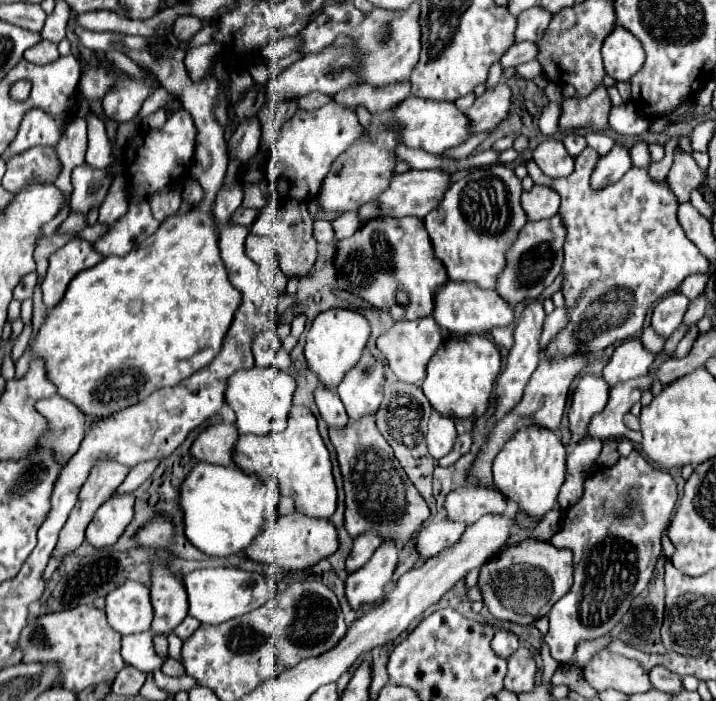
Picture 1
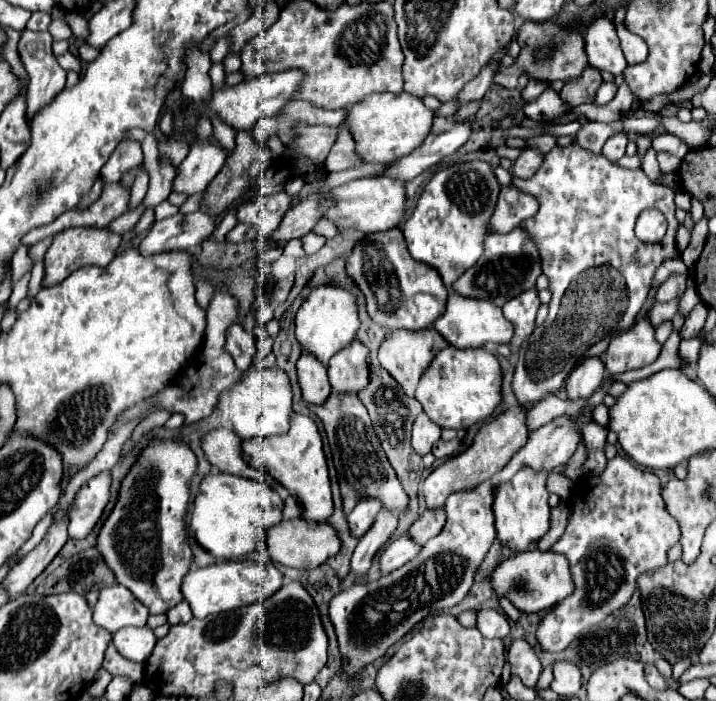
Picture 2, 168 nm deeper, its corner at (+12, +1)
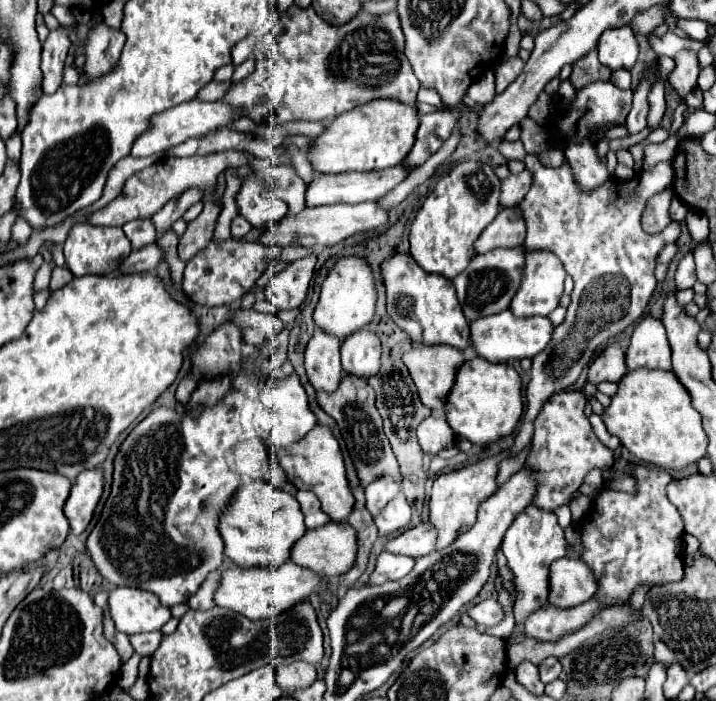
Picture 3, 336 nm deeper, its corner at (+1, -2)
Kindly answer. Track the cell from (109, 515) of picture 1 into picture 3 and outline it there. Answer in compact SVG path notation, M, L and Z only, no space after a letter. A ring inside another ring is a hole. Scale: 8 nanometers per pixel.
M89 469L87 473L79 473L79 477L75 479L71 487L71 497L67 499L67 505L63 509L75 535L81 535L91 523L95 507L103 495L103 485L103 469Z

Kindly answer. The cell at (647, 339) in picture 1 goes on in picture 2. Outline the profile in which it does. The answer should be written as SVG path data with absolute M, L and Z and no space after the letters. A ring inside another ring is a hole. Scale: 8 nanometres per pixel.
M674 298L672 302L664 302L664 304L656 304L654 308L652 308L652 312L650 312L650 322L654 324L654 326L658 326L660 322L664 322L664 320L672 320L674 316L676 316L676 312L678 312L678 304L680 304L680 298Z

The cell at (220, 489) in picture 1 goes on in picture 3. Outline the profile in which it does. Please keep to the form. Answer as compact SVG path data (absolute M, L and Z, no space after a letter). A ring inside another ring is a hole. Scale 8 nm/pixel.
M267 481L241 485L219 517L219 535L225 543L225 557L239 567L281 565L289 559L293 543L303 537L305 531L307 527L303 523L299 501Z

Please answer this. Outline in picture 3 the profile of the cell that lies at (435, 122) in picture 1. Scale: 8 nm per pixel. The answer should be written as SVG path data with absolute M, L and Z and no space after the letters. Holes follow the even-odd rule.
M395 99L369 101L329 123L323 135L315 139L313 149L309 151L309 161L319 173L373 171L399 165L415 145L419 121L421 117L415 105L405 105Z

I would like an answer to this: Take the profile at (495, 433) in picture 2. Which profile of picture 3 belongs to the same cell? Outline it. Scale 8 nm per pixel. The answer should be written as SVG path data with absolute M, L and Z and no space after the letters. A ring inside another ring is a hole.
M505 449L497 453L495 457L487 457L473 465L467 465L455 471L447 471L433 481L431 499L429 499L429 519L437 529L437 549L447 547L451 541L455 541L455 537L471 529L471 525L475 523L475 509L479 507L479 501L495 493L499 463L507 459L509 455L511 455L511 449Z

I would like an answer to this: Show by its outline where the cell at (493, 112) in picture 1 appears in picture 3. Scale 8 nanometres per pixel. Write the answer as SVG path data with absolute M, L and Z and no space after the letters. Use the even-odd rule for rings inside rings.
M395 165L389 169L379 169L379 171L369 171L369 173L341 173L341 175L331 175L331 173L321 173L313 177L313 183L307 187L305 199L309 207L315 205L333 205L333 203L359 203L359 201L377 201L385 197L395 185L403 183L411 173L411 167L407 165Z

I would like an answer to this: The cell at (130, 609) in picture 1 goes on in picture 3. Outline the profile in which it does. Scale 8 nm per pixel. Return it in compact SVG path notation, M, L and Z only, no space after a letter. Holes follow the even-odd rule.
M115 587L109 593L109 613L111 619L115 621L117 631L127 635L143 633L143 631L159 631L171 619L171 611L167 607L161 607L159 599L153 593L135 587Z

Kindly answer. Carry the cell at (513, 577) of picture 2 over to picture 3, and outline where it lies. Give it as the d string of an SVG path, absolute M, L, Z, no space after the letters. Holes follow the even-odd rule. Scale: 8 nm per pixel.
M563 557L551 563L549 573L549 599L547 603L571 609L589 601L597 591L591 569L577 557Z

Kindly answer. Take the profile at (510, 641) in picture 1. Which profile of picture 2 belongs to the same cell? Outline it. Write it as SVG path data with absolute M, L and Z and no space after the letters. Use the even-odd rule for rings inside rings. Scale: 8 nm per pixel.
M478 610L476 612L476 628L486 636L486 638L504 638L510 632L510 624L504 614L498 610Z

